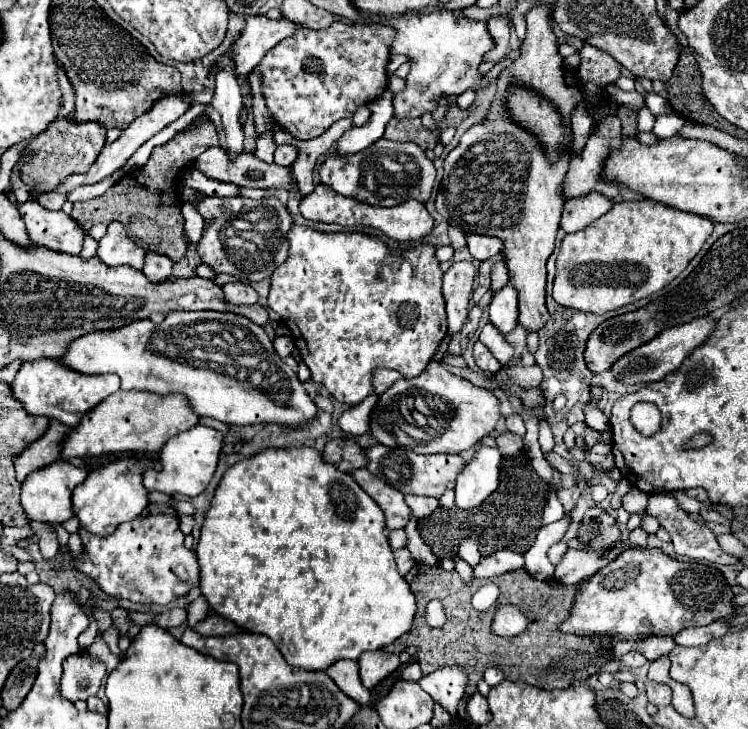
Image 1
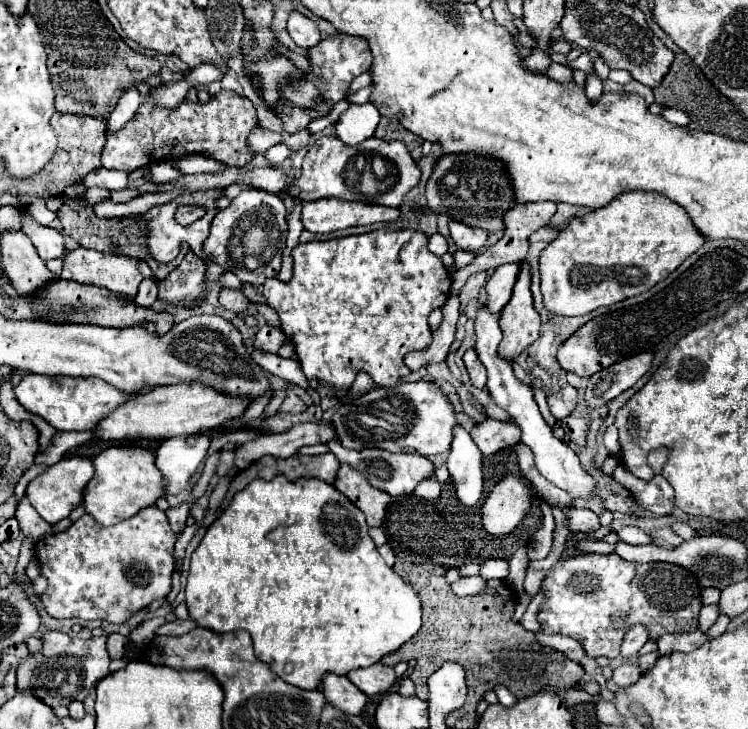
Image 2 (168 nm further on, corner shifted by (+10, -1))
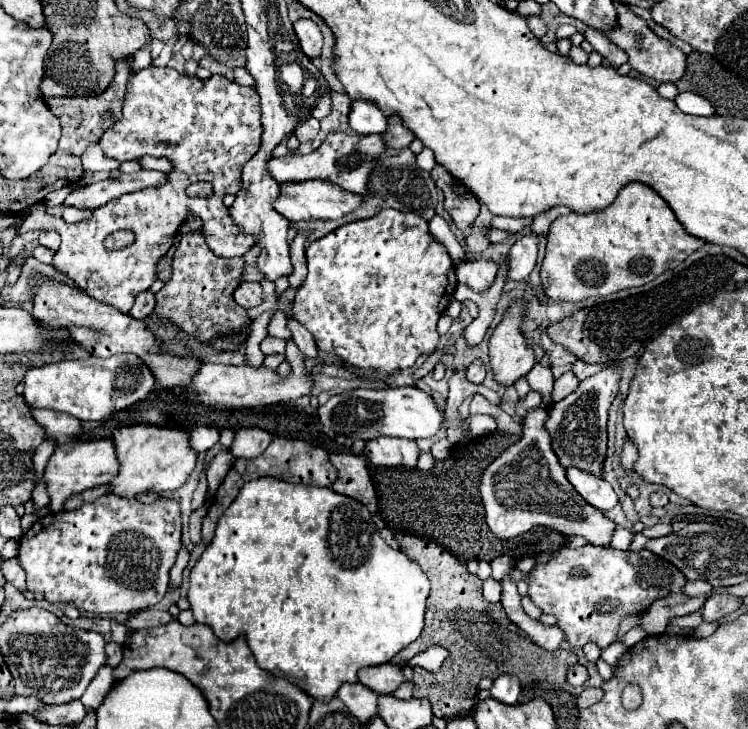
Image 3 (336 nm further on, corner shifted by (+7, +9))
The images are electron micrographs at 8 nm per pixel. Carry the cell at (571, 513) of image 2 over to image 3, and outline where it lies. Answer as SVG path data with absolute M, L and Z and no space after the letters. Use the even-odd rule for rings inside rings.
M542 408L530 410L522 420L522 440L502 452L482 474L480 492L486 510L486 524L498 538L514 538L534 526L548 526L564 536L578 534L592 544L610 546L614 522L602 512L596 512L590 504L584 504L580 494L566 480L564 468L558 464L560 460L552 450L552 438L544 430L546 416L546 410Z

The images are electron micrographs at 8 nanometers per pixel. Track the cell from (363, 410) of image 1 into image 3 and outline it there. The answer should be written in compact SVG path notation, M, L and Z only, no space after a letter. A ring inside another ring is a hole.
M240 428L230 446L230 452L236 458L256 458L264 452L264 448L268 448L270 442L272 434L262 428Z

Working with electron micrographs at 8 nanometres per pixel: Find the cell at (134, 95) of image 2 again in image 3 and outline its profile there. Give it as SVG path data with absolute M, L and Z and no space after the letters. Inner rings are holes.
M142 48L138 52L132 54L132 62L130 62L130 74L136 74L138 70L146 68L152 64L152 56L150 56L150 48Z

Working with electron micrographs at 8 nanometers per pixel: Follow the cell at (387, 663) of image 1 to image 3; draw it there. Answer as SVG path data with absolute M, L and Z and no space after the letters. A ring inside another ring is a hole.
M388 662L382 666L378 664L376 668L362 668L358 672L358 680L378 694L392 694L404 682L404 676L400 666Z

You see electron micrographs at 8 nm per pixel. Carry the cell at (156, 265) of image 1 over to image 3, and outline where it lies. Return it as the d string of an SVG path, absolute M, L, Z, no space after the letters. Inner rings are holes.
M144 290L144 292L140 292L140 294L136 296L136 302L134 302L132 310L130 310L130 316L136 318L136 320L140 320L140 318L148 316L148 314L154 310L154 304L156 304L154 292L152 292L152 290Z

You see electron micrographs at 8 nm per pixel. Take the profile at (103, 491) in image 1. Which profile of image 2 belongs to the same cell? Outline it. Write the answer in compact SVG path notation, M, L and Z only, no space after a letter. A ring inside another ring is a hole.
M111 446L93 460L93 466L95 466L95 476L85 490L83 506L87 514L91 514L99 524L113 526L121 520L135 516L139 510L147 506L155 506L155 502L161 496L165 496L163 476L155 466L155 454L145 448Z

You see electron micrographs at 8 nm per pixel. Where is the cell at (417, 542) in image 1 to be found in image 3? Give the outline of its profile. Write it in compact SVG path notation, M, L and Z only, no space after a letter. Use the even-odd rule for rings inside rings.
M380 436L376 440L366 442L368 460L374 466L382 466L382 468L396 468L396 466L414 468L418 454L420 454L420 448L414 440Z

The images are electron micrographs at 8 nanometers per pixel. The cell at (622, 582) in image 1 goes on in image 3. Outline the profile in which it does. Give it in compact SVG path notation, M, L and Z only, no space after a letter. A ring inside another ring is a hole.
M586 544L576 550L560 548L556 556L548 564L538 566L526 582L532 602L544 614L558 618L558 626L564 630L566 642L572 648L594 642L604 650L618 640L620 622L626 616L646 612L652 602L668 594L680 594L686 578L674 564L648 550L624 552Z

